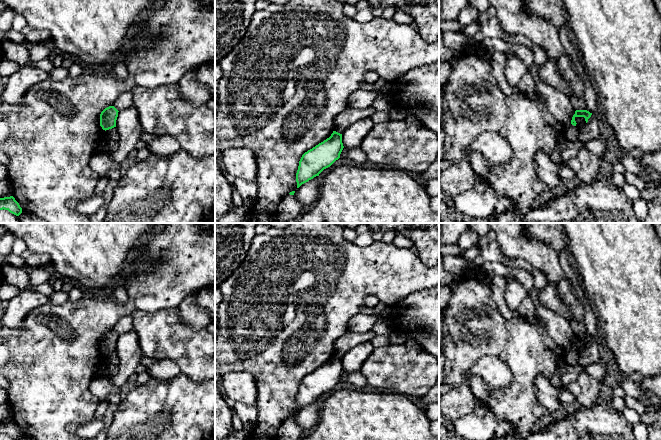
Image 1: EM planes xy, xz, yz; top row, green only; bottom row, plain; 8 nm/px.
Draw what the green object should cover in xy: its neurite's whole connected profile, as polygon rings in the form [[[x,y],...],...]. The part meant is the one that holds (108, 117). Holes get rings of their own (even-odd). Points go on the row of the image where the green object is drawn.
[[[114,106],[105,108],[100,114],[100,126],[103,130],[109,130],[116,127],[118,110]]]

